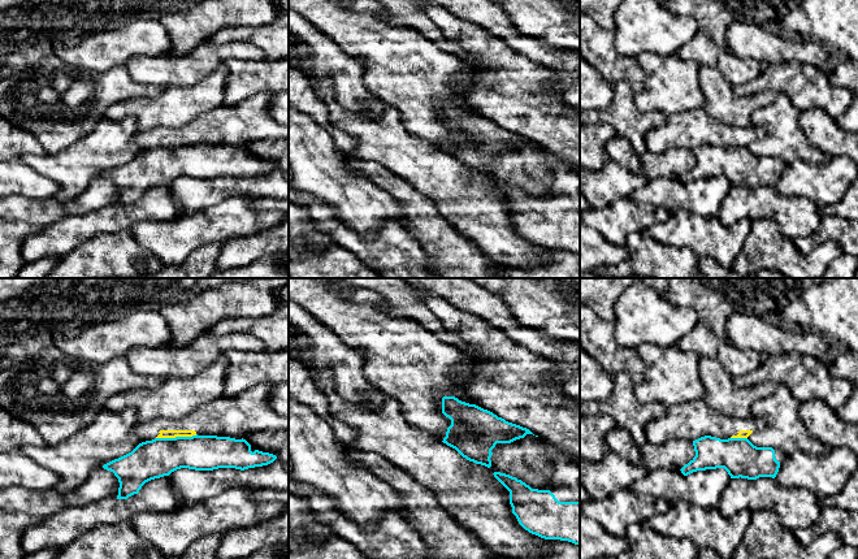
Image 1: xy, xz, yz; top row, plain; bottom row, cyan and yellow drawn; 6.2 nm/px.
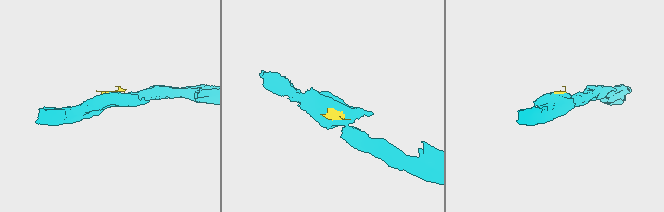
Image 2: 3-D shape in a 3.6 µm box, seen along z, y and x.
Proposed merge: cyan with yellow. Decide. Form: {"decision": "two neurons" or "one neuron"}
{"decision": "two neurons"}

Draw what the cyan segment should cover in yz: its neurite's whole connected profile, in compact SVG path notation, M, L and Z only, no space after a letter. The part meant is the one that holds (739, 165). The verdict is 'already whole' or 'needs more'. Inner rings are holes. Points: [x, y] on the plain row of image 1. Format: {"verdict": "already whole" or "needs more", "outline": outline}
{"verdict": "needs more", "outline": "M705 144L693 150L693 155L696 165L680 178L684 185L724 177L731 187L775 187L780 170L786 165L779 157L757 156L748 147L720 148Z"}

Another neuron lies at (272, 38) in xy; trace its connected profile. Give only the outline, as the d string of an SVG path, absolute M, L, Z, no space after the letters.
M282 10L266 25L224 27L208 42L216 44L244 42L260 48L268 60L286 58L289 57L289 10Z

